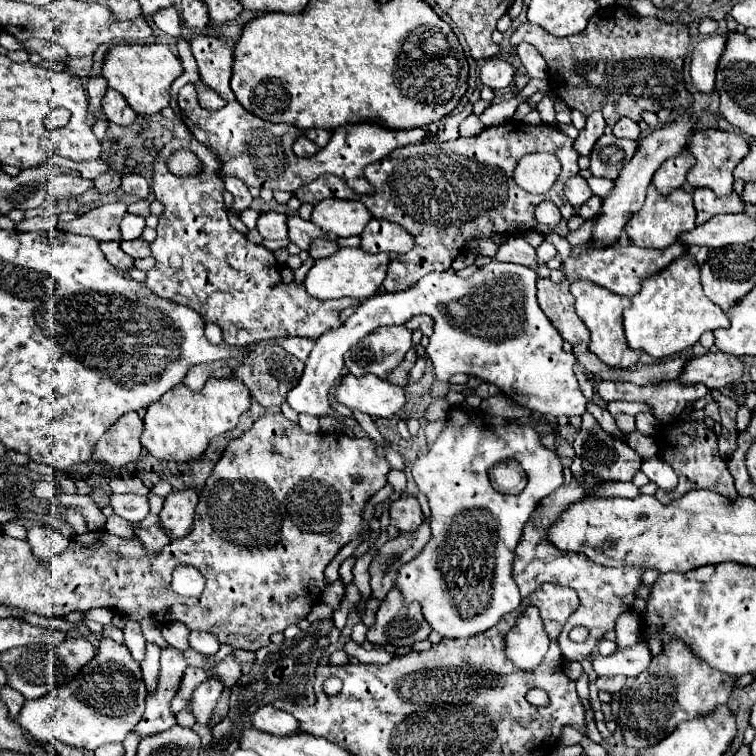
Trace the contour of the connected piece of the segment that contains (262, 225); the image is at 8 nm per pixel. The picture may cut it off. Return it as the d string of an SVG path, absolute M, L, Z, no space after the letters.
M265 212L257 220L257 230L267 240L285 240L289 238L287 216L281 212Z

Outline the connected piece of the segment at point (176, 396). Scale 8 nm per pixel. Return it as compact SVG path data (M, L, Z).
M211 378L203 386L201 392L191 392L183 384L179 388L171 388L163 400L157 400L147 408L143 418L145 430L141 436L141 444L159 460L173 462L189 462L199 458L209 440L233 430L241 418L251 408L251 394L245 384L231 378Z

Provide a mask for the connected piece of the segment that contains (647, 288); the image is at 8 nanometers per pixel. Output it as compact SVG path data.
M683 254L675 264L669 264L659 276L651 276L651 280L643 282L641 292L631 300L631 308L623 310L623 318L629 348L645 352L655 360L681 354L697 344L703 332L727 328L729 324L727 314L703 296L699 264L689 254Z

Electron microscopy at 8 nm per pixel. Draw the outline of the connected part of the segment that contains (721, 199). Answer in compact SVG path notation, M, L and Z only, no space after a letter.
M697 188L693 192L693 202L697 210L697 224L705 224L717 214L735 214L743 210L743 202L737 192L731 192L727 196L717 196L709 188Z

